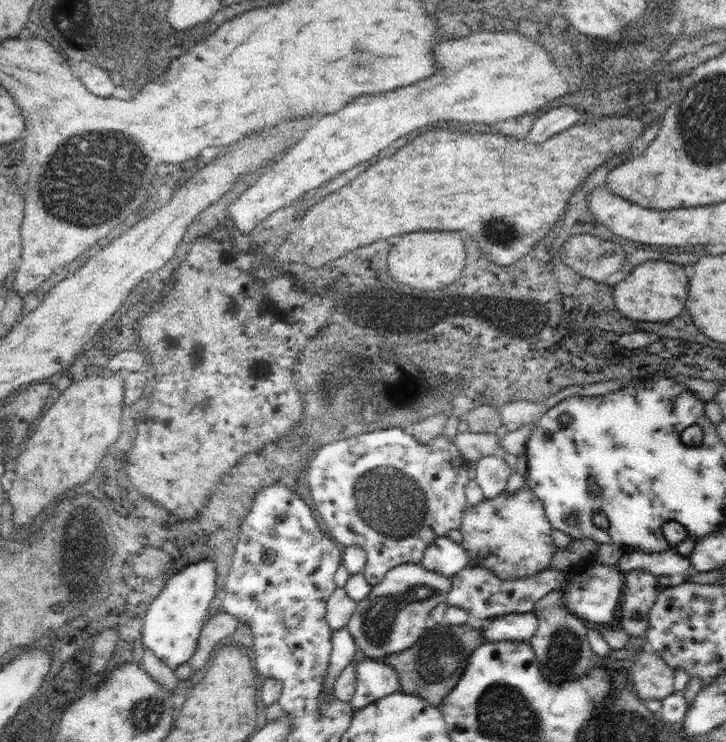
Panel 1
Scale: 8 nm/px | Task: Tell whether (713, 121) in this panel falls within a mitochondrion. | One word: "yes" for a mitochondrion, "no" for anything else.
yes

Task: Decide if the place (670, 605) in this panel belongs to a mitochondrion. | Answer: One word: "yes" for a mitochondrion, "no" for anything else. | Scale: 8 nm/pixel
no

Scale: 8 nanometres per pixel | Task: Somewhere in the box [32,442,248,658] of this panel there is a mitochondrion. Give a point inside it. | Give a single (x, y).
(74, 562)

